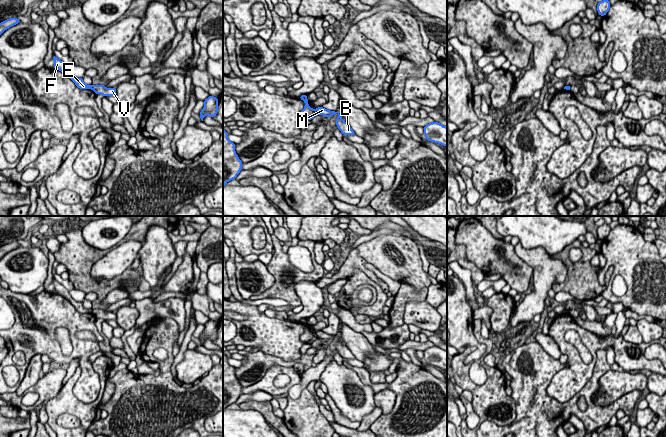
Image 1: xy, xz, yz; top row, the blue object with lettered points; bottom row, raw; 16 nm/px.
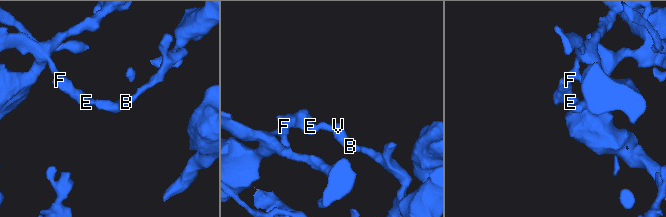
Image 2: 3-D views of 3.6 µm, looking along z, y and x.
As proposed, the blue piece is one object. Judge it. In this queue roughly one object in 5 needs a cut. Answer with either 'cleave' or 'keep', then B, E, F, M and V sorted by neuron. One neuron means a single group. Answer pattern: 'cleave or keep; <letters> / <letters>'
cleave; B M V / E F

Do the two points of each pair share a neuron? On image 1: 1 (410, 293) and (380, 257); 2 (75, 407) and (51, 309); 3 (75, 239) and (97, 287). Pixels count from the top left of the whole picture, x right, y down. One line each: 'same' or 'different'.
1: different
2: different
3: same

